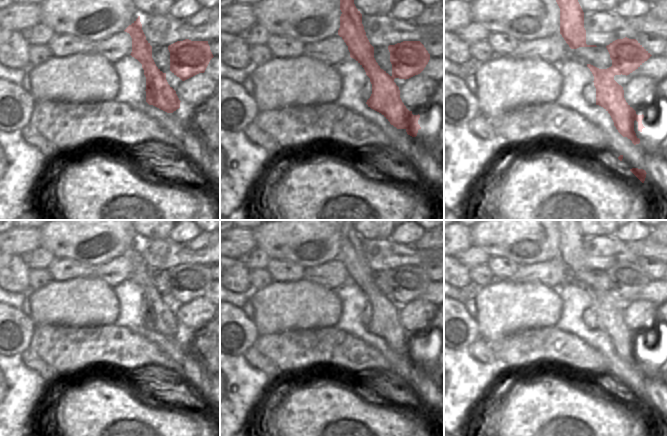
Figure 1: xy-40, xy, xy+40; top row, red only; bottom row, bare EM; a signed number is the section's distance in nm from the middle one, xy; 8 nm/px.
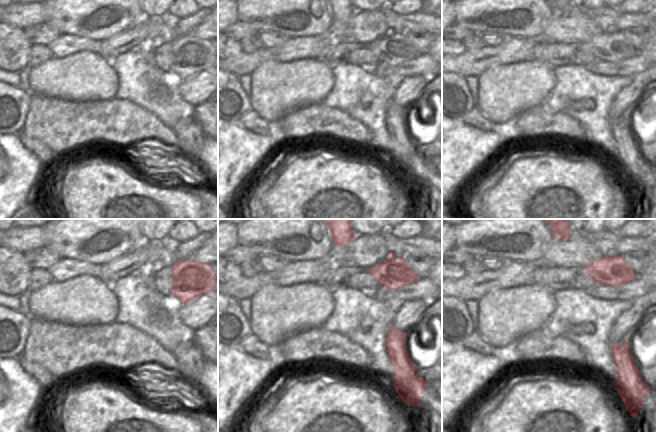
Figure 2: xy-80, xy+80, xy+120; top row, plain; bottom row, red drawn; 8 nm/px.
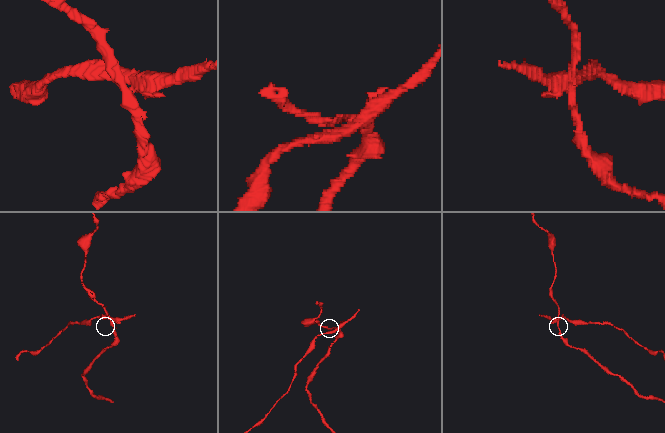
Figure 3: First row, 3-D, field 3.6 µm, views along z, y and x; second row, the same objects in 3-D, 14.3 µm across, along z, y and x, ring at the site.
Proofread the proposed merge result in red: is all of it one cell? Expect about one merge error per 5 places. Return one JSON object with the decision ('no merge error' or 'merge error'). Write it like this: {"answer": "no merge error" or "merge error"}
{"answer": "merge error"}

